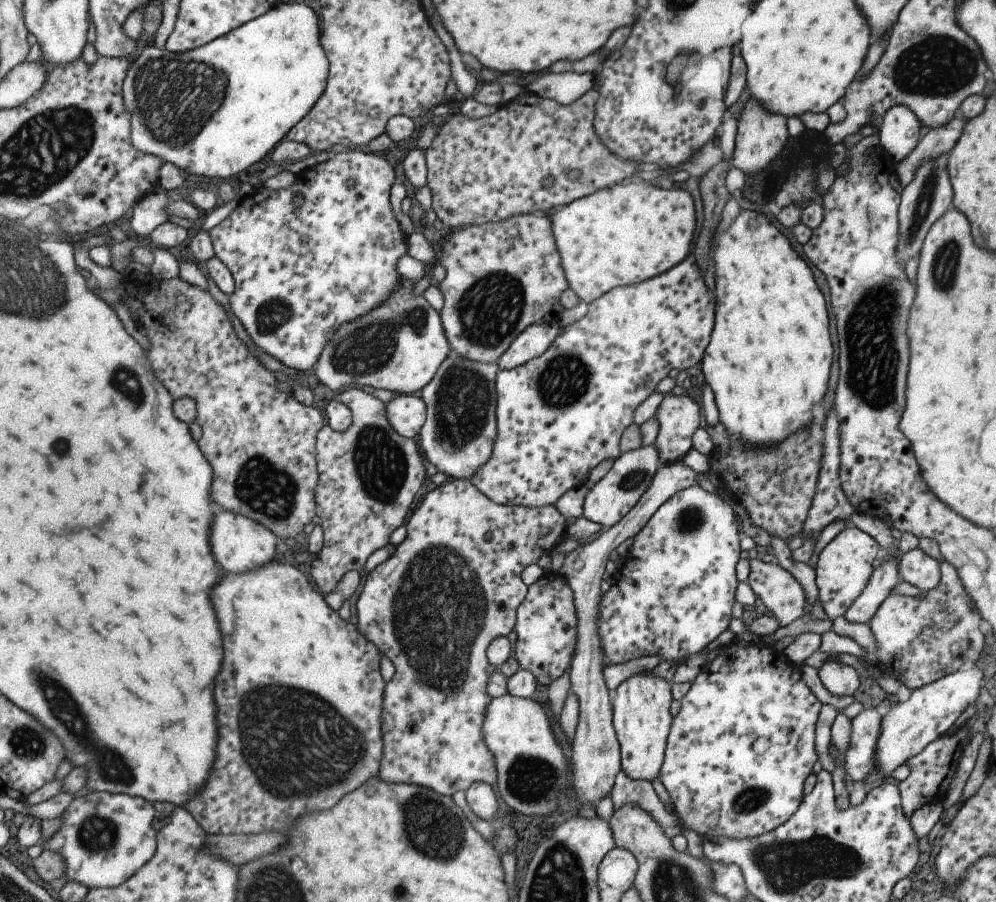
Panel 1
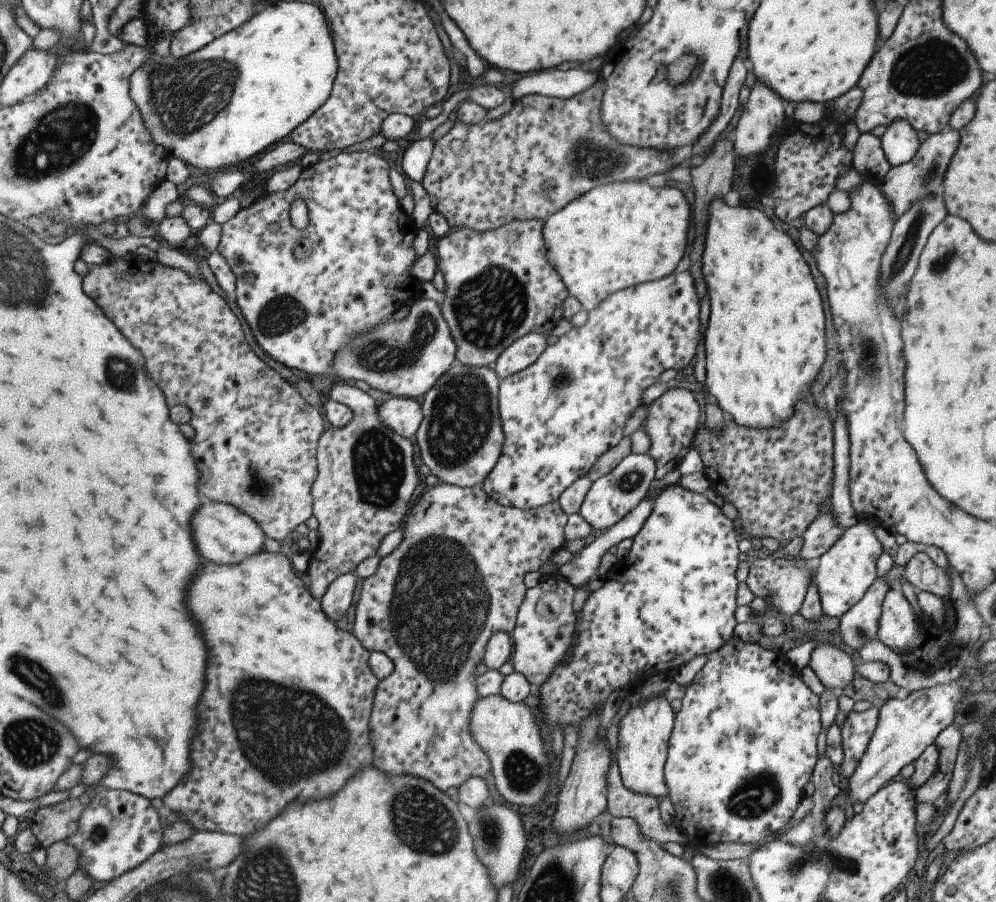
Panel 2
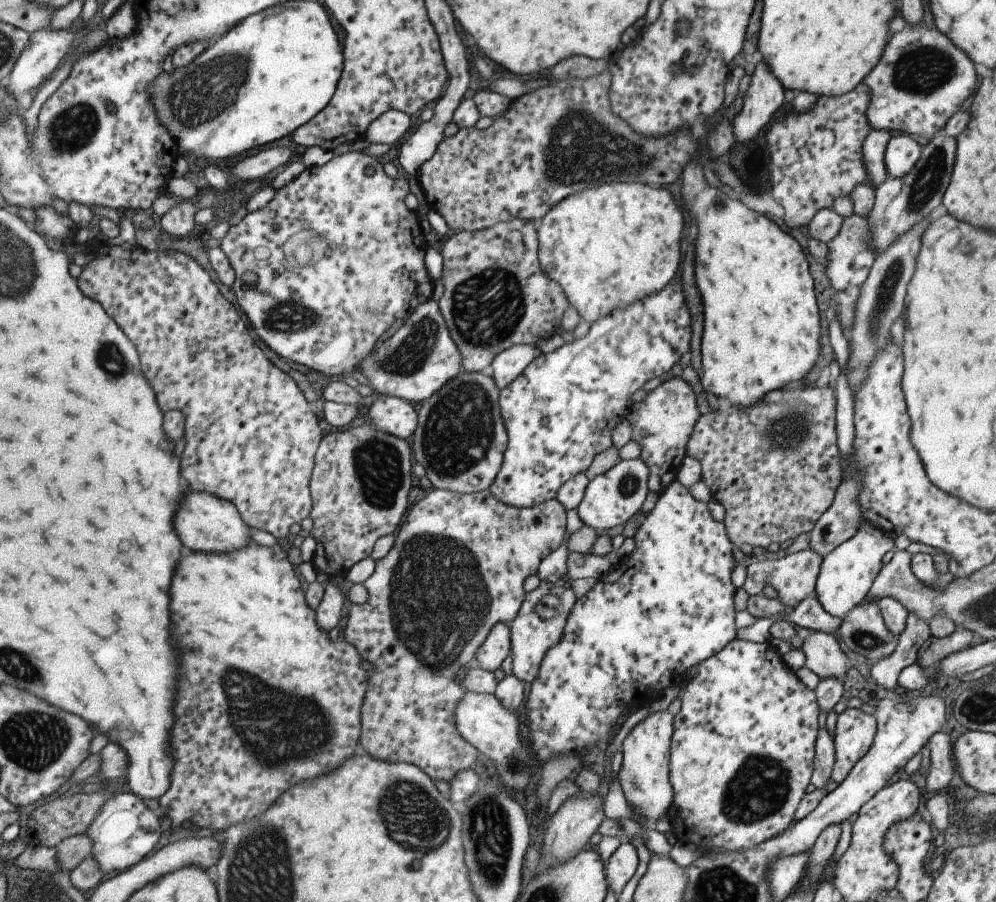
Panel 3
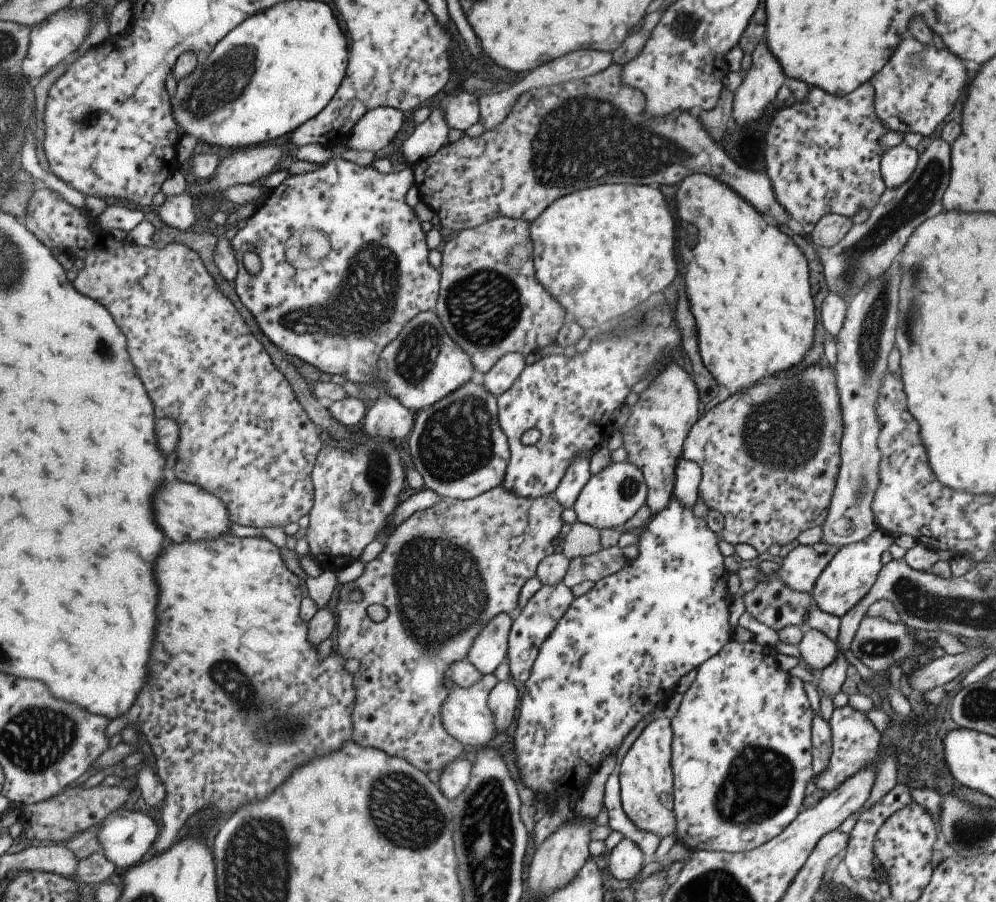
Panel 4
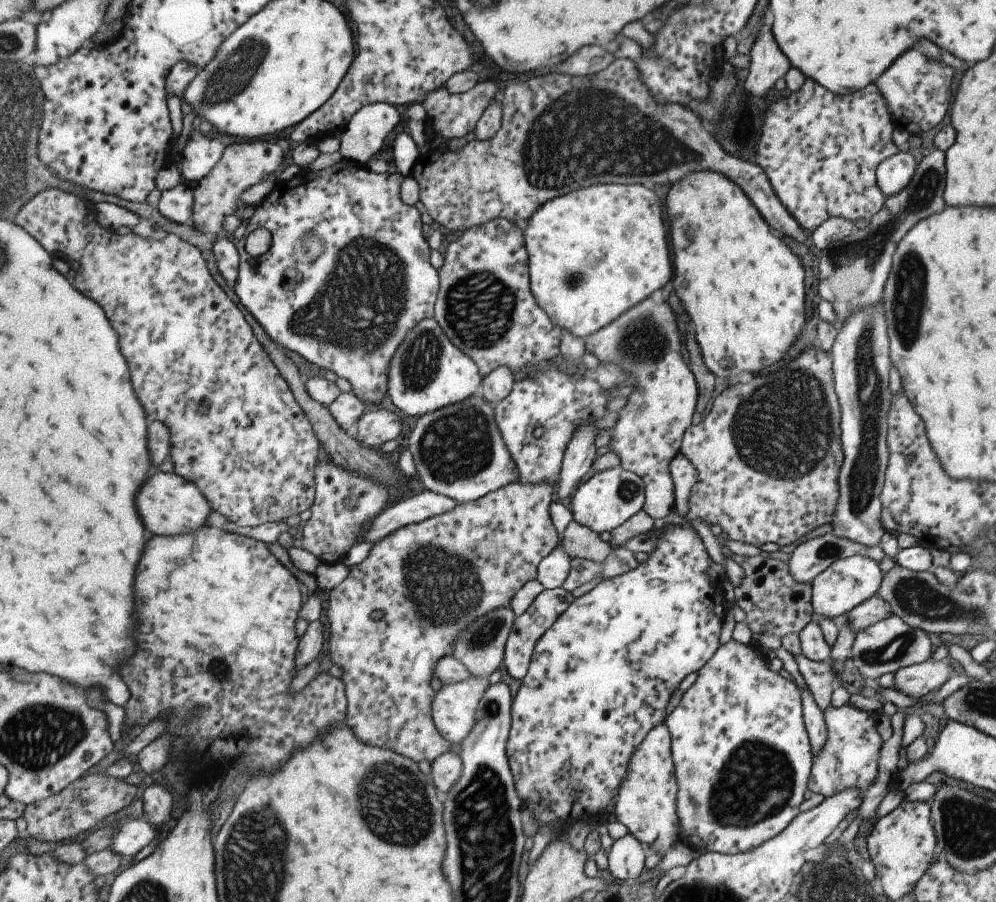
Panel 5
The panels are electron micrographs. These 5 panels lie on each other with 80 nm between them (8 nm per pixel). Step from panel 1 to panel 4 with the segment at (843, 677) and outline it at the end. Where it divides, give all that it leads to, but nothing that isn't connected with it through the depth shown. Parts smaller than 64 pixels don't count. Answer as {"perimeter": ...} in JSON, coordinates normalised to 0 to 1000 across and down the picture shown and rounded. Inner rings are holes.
{"perimeter":[[[818,697],[810,698],[805,703],[800,717],[806,736],[820,745],[828,743],[828,738],[832,738],[840,727],[837,712]]]}

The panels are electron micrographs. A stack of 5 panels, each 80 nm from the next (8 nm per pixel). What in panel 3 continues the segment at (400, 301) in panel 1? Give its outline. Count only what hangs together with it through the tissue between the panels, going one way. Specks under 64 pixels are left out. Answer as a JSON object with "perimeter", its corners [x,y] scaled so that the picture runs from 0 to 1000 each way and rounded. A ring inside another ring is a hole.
{"perimeter":[[[441,334],[423,337],[394,373],[381,377],[377,387],[360,404],[362,412],[379,436],[405,441],[418,450],[428,447],[465,410],[465,395],[453,374]]]}

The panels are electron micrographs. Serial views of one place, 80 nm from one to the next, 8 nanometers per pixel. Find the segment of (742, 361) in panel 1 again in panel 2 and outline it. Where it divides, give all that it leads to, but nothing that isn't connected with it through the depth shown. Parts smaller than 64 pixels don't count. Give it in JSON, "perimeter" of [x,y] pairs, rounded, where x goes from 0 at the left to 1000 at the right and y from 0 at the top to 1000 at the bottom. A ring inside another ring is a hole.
{"perimeter":[[[716,220],[710,228],[710,259],[708,259],[708,268],[706,268],[706,284],[704,284],[704,302],[706,302],[706,310],[708,310],[708,317],[710,317],[710,328],[712,328],[712,344],[711,344],[711,357],[709,358],[709,366],[707,370],[707,390],[708,390],[708,421],[706,425],[700,425],[693,420],[693,418],[679,418],[670,424],[658,425],[648,431],[645,436],[644,447],[652,449],[671,432],[672,430],[689,430],[693,435],[705,432],[712,437],[716,447],[718,447],[728,465],[736,466],[740,472],[750,472],[750,475],[774,475],[774,470],[780,470],[782,466],[788,466],[790,461],[794,461],[794,450],[796,446],[800,443],[802,435],[808,430],[808,426],[814,426],[818,415],[824,412],[824,406],[826,406],[826,397],[828,397],[828,379],[826,379],[826,373],[828,373],[828,350],[826,350],[826,335],[822,329],[818,314],[816,314],[816,307],[810,296],[810,292],[804,284],[804,279],[800,276],[800,273],[794,267],[794,264],[786,256],[778,254],[776,246],[770,242],[770,239],[757,231],[754,227],[748,228],[730,228],[724,220]]]}

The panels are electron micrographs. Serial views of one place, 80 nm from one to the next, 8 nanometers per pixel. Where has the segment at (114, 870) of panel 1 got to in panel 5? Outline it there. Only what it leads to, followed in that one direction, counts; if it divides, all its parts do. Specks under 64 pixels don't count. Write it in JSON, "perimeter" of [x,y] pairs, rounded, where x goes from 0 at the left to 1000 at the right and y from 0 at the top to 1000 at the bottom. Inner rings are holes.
{"perimeter":[[[146,907],[139,909],[128,909],[117,916],[112,940],[115,945],[136,951],[140,943],[150,938],[158,929],[158,920],[153,914],[147,911]]]}

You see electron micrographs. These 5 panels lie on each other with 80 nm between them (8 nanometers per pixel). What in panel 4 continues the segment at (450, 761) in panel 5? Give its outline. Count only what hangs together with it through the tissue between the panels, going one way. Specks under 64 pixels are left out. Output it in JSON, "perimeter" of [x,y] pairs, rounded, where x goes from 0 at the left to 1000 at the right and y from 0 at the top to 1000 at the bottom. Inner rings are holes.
{"perimeter":[[[459,840],[457,845],[449,847],[449,851],[442,858],[441,871],[451,888],[461,885],[463,878],[471,874],[475,863],[475,845],[473,840]]]}

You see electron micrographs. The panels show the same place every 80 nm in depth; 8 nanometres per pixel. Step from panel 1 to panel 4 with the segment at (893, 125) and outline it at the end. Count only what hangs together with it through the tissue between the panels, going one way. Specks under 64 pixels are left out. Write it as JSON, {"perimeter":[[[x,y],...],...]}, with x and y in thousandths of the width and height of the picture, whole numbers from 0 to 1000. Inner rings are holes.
{"perimeter":[[[908,159],[889,166],[883,181],[883,193],[889,208],[896,210],[910,201],[923,181],[922,175],[919,165]]]}

